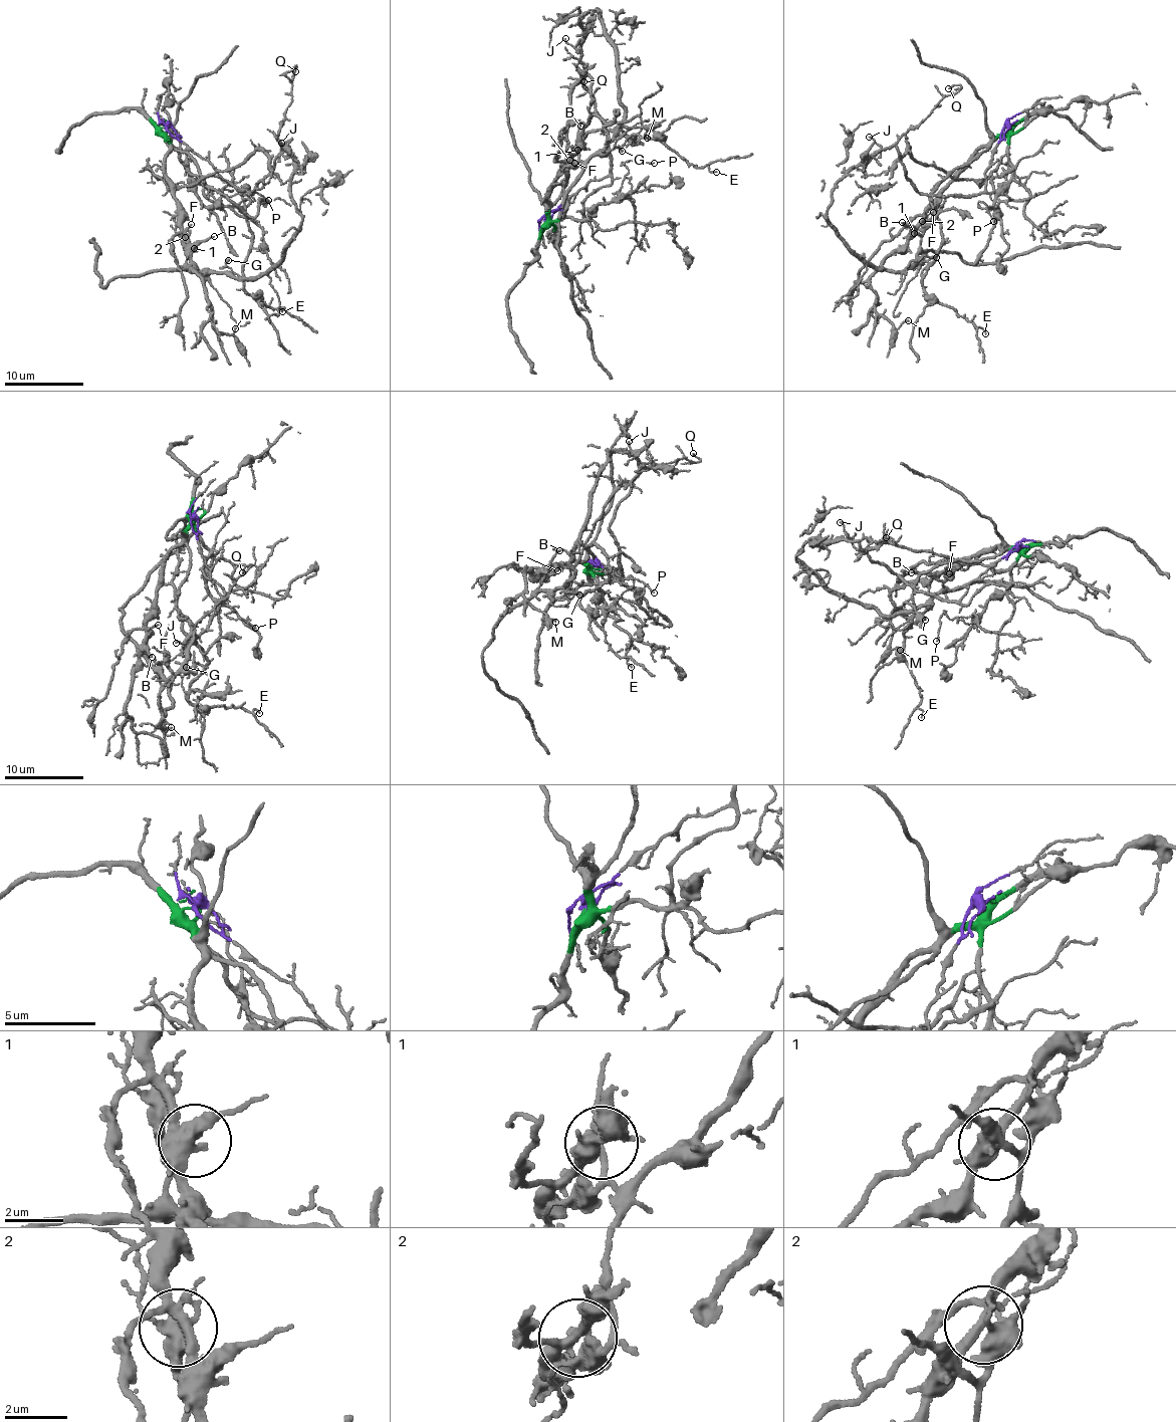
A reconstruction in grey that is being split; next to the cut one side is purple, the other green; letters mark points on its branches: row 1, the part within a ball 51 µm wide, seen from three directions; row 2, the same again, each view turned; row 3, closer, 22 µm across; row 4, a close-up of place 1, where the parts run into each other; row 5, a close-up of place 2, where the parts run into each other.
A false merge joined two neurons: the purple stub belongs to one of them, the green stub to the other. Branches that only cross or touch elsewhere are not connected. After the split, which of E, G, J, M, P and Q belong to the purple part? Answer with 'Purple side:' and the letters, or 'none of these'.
Purple side: J, Q

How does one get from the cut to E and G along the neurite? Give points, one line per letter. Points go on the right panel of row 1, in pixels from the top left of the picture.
E: (1008, 127), (979, 154), (941, 179), (930, 199), (942, 240), (923, 285), (928, 294), (986, 333)
G: (1008, 127), (979, 154), (941, 179), (930, 199), (942, 240), (936, 260), (922, 274), (929, 260), (937, 257)

